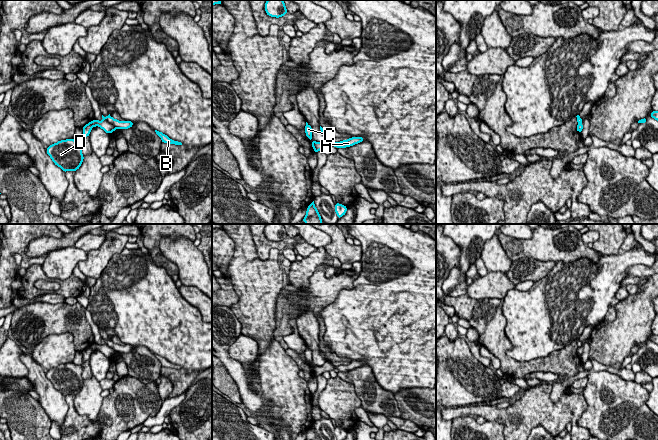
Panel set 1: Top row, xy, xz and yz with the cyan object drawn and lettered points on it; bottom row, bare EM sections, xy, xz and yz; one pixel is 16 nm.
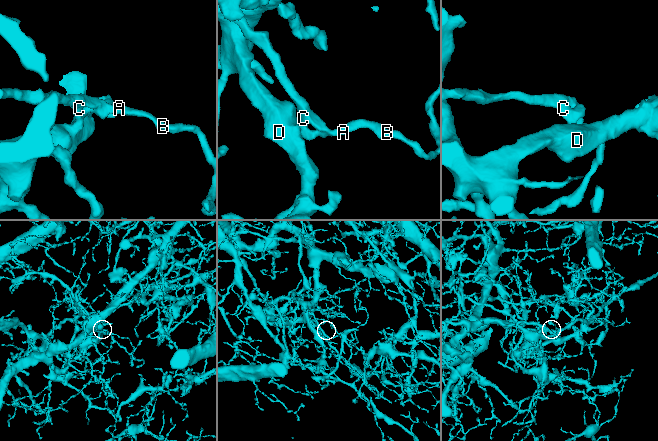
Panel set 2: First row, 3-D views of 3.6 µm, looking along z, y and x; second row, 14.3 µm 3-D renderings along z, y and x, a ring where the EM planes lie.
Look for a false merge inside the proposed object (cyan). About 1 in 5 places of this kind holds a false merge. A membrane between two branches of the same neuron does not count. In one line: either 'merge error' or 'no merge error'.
merge error

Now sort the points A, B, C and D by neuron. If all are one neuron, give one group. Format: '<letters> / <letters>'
A B C / D

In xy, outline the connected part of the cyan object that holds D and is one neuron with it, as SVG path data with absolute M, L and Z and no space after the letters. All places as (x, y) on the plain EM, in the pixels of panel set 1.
M72 363L60 364L51 368L46 373L54 388L63 396L76 395L82 389L84 380L82 378L83 363L76 365Z

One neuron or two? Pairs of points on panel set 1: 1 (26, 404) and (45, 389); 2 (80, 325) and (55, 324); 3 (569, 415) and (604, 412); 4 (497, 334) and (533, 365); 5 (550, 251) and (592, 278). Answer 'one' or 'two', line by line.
1: two
2: one
3: two
4: one
5: two

